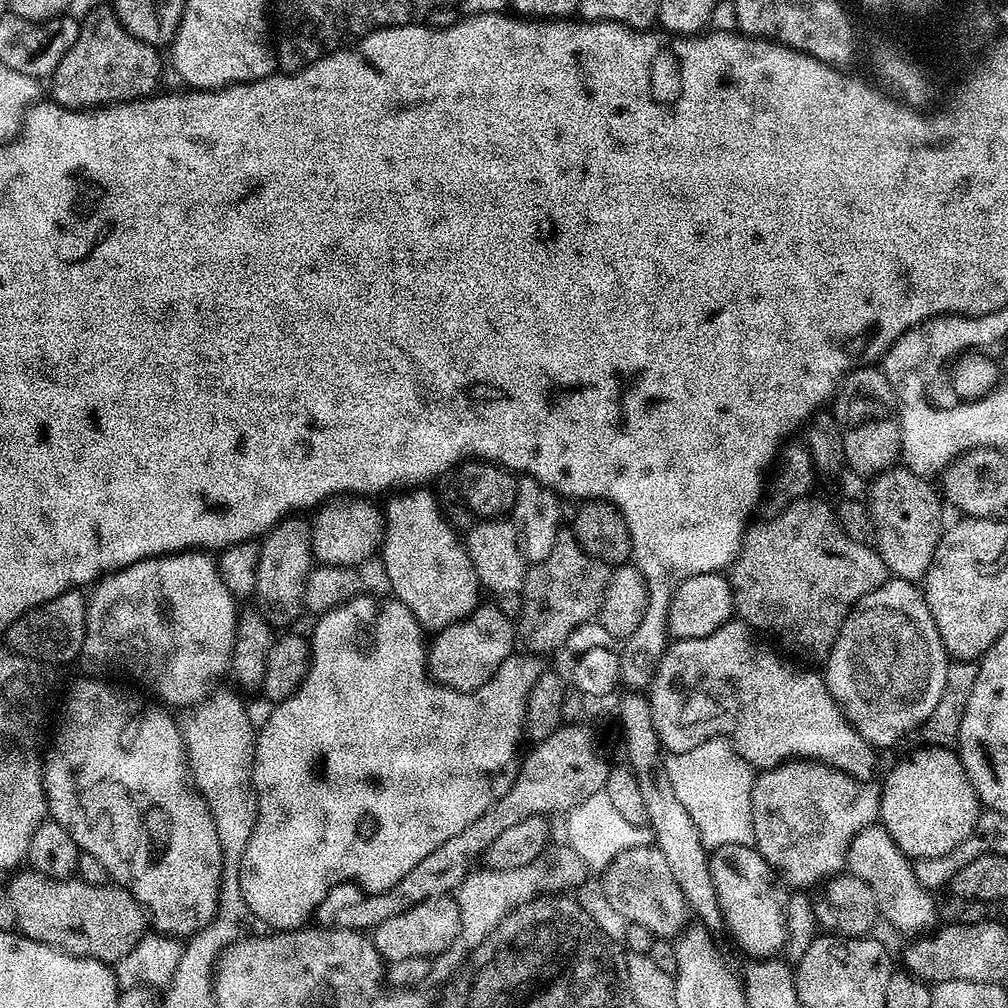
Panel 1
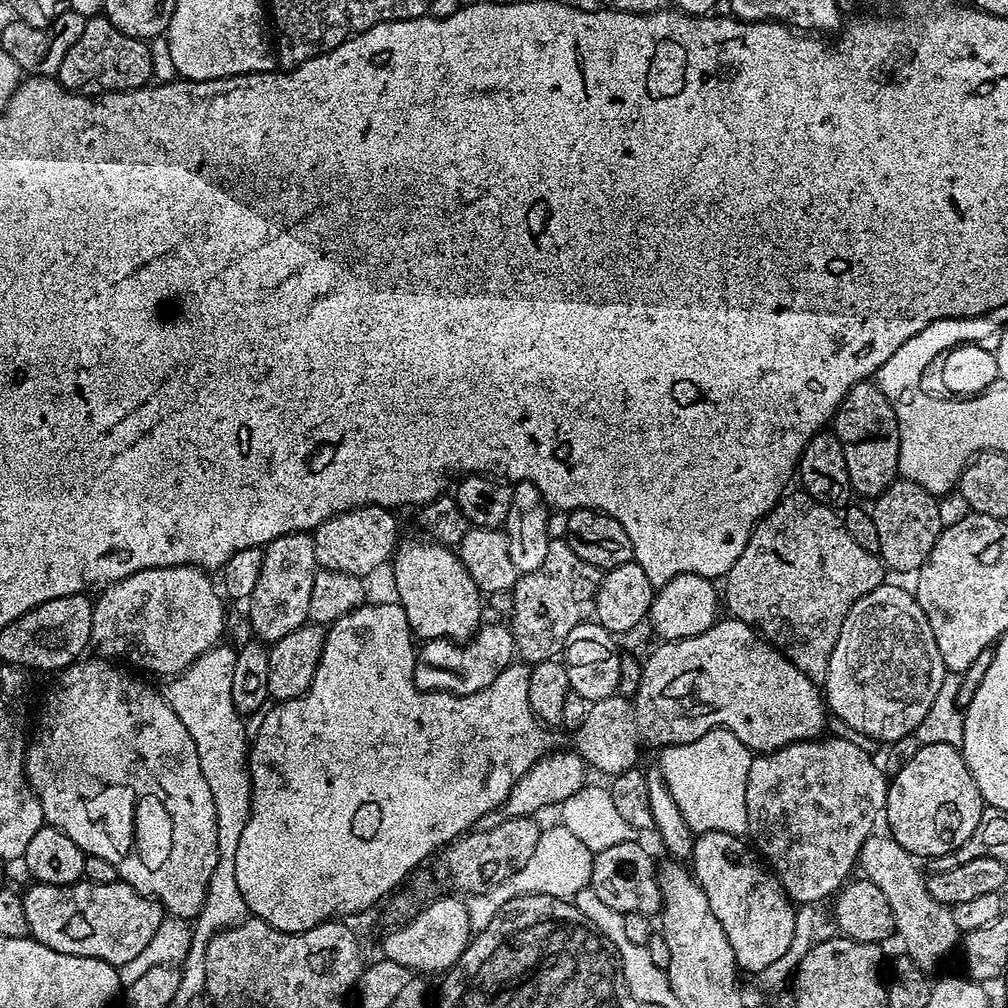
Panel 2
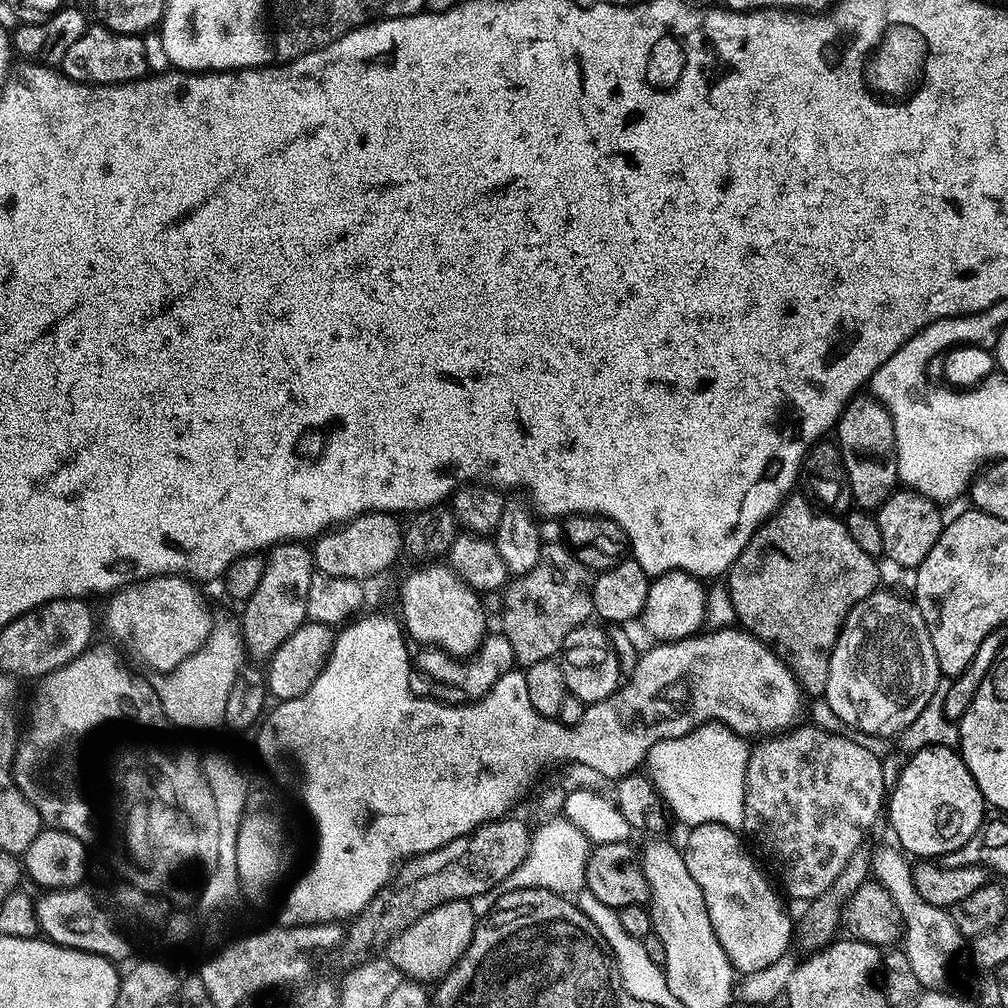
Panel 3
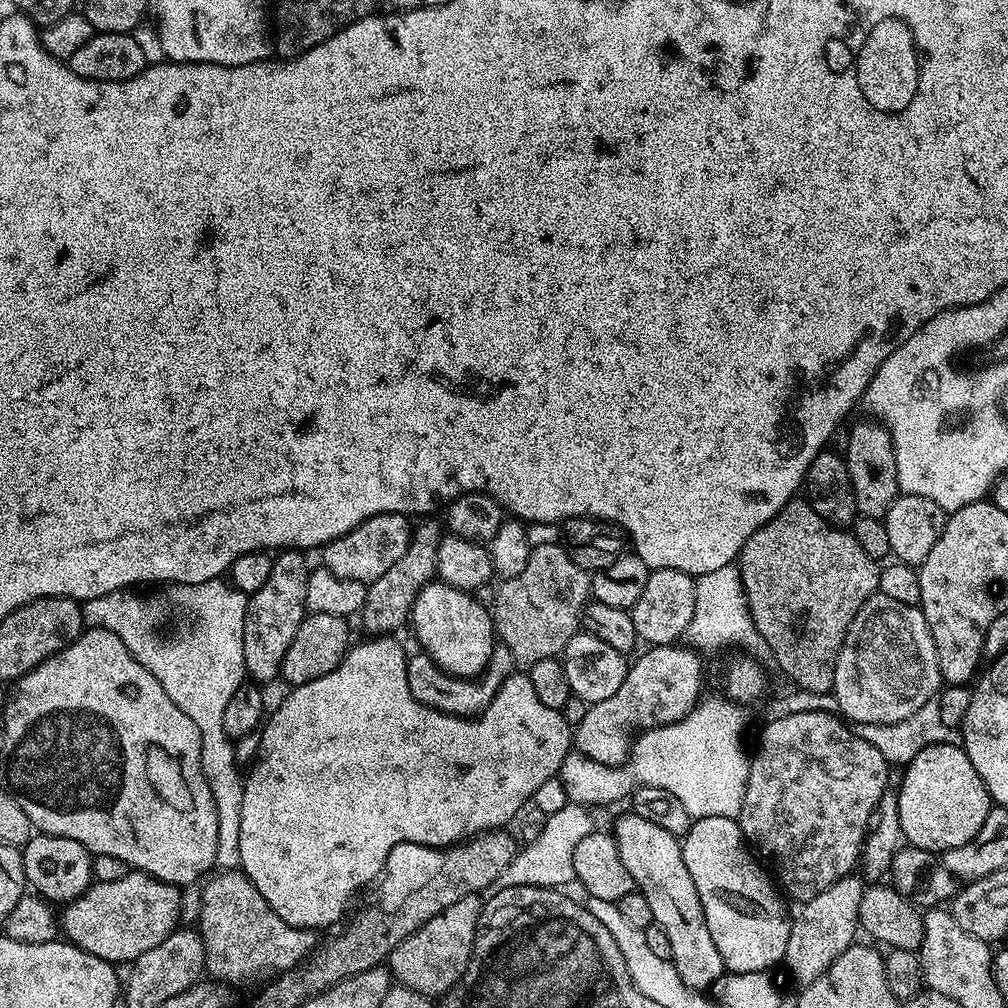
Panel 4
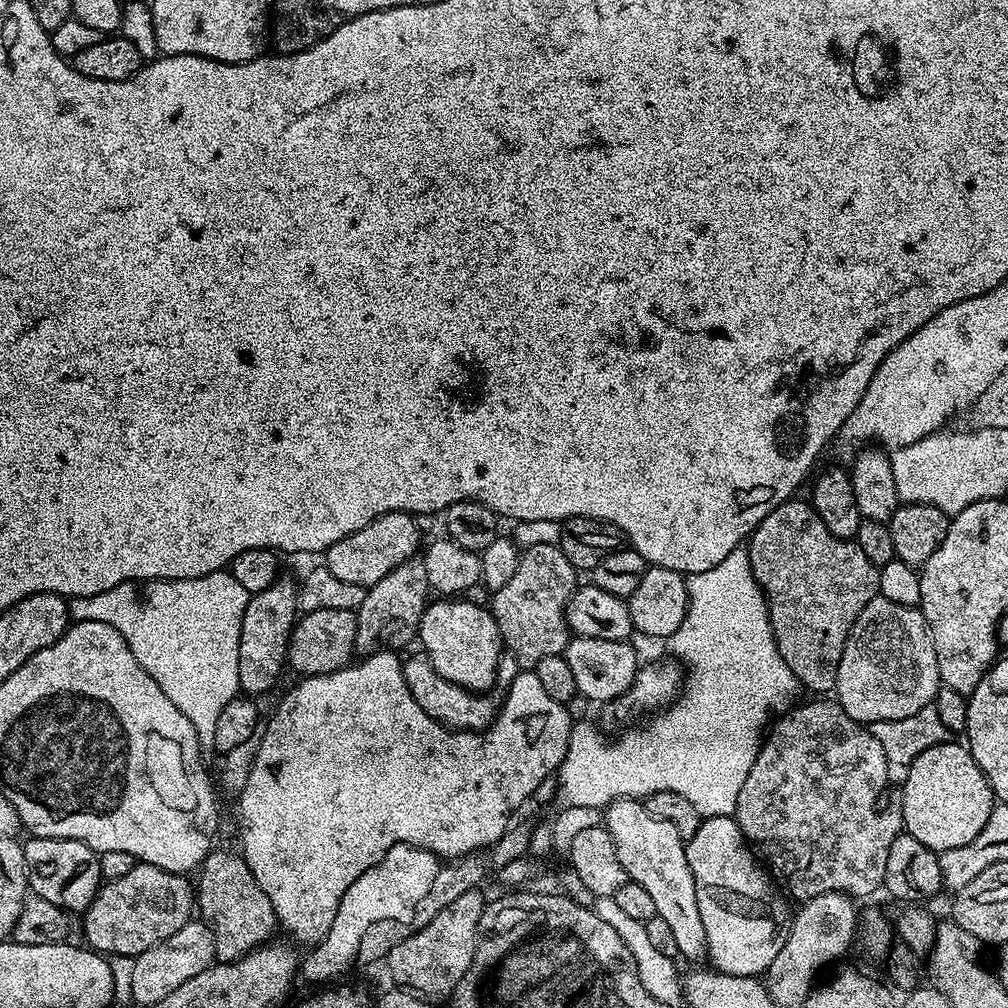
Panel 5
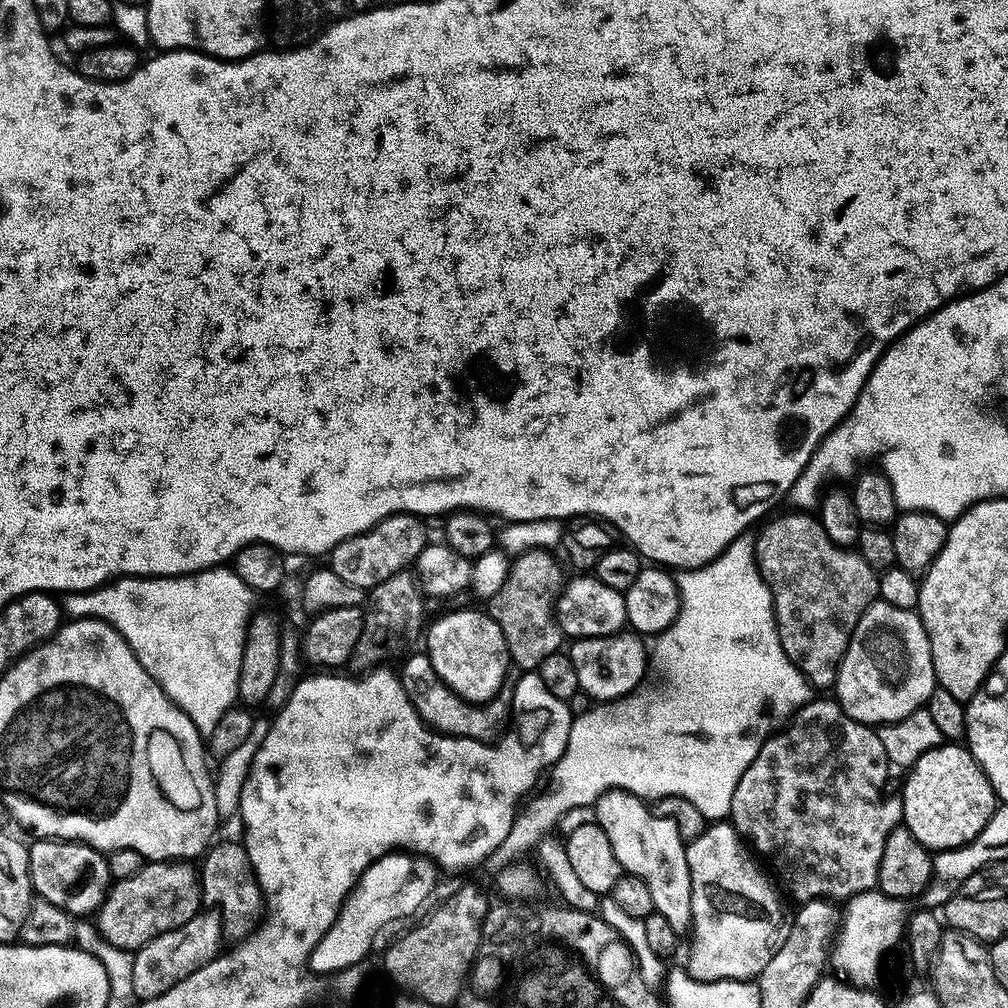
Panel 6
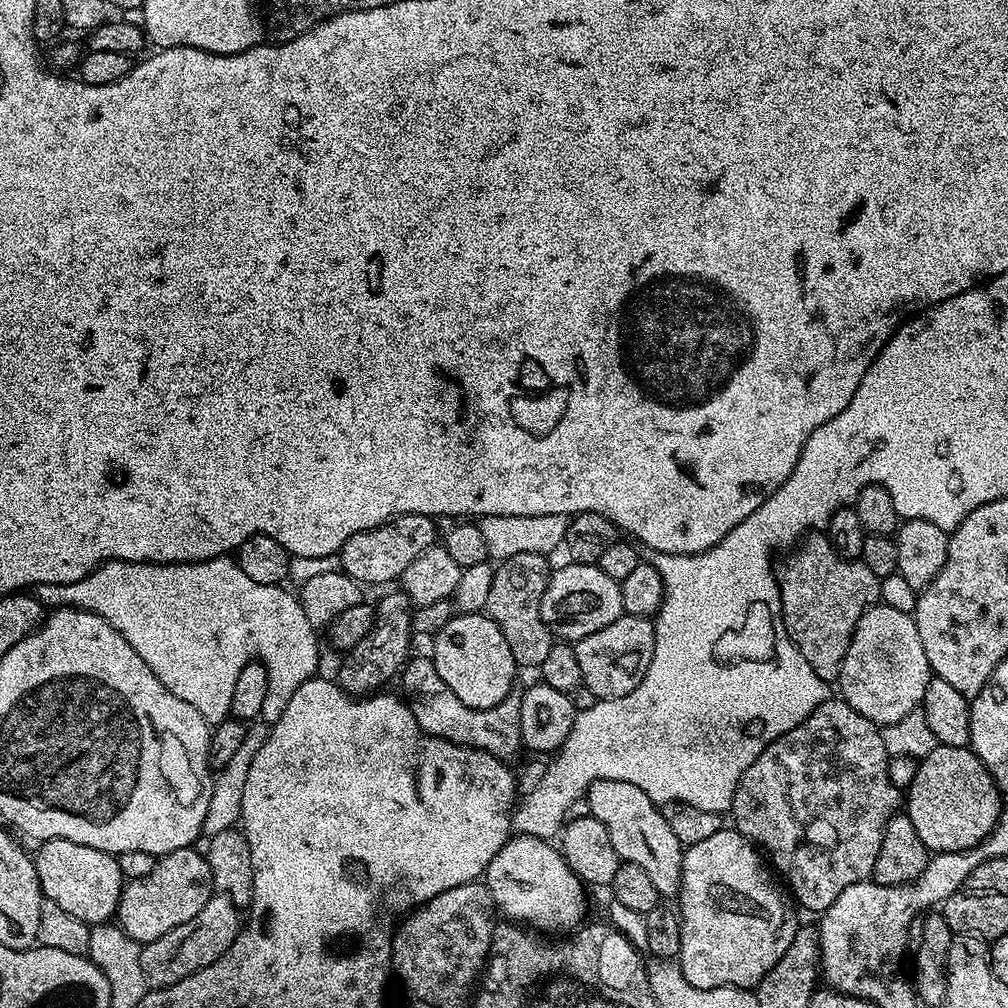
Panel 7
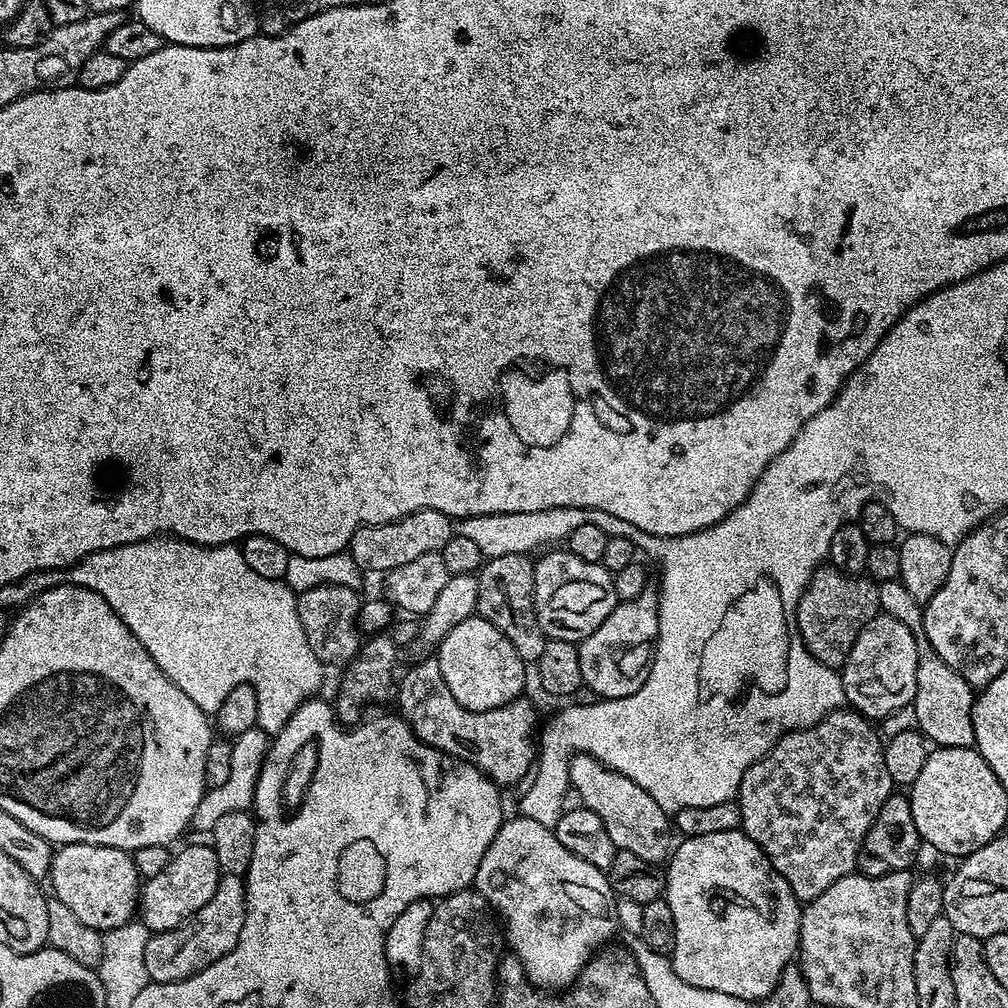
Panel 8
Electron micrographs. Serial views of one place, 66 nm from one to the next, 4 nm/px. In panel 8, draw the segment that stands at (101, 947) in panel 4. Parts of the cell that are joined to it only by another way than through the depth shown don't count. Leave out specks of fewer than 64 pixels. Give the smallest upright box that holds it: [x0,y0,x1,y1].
[138,843,221,934]

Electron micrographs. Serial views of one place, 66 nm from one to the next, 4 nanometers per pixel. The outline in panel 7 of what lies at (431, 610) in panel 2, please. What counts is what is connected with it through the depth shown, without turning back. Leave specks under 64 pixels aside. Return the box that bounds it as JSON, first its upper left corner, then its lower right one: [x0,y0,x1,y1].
[430,614,518,708]

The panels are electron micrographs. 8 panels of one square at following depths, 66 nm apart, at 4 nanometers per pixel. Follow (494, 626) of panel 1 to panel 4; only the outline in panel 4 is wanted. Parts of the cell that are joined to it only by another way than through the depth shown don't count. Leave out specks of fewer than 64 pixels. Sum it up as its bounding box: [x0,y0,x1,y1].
[406,643,514,717]

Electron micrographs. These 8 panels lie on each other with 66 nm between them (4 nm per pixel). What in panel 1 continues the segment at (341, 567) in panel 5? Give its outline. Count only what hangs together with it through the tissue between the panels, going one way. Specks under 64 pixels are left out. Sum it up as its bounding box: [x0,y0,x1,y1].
[311,494,384,566]

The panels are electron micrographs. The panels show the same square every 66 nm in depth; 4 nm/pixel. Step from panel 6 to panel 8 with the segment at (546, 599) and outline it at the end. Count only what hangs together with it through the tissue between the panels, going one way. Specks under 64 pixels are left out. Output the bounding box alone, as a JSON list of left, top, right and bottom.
[475,553,546,662]

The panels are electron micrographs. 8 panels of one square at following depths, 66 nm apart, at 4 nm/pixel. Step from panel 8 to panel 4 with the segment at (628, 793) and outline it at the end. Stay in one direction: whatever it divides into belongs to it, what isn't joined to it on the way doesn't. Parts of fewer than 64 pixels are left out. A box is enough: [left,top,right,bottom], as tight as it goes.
[614,810,725,990]

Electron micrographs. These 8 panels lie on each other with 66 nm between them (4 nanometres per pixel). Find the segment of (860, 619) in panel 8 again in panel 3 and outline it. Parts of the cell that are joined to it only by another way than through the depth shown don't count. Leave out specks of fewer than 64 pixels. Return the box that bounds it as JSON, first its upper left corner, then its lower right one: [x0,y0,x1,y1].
[726,494,880,697]

